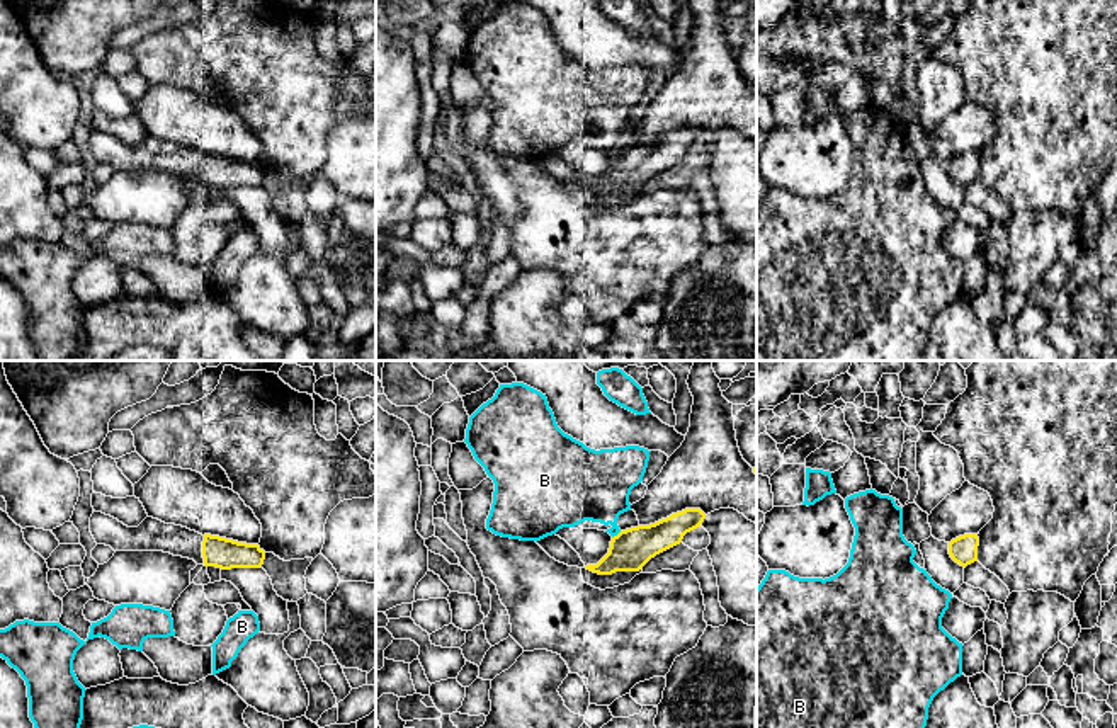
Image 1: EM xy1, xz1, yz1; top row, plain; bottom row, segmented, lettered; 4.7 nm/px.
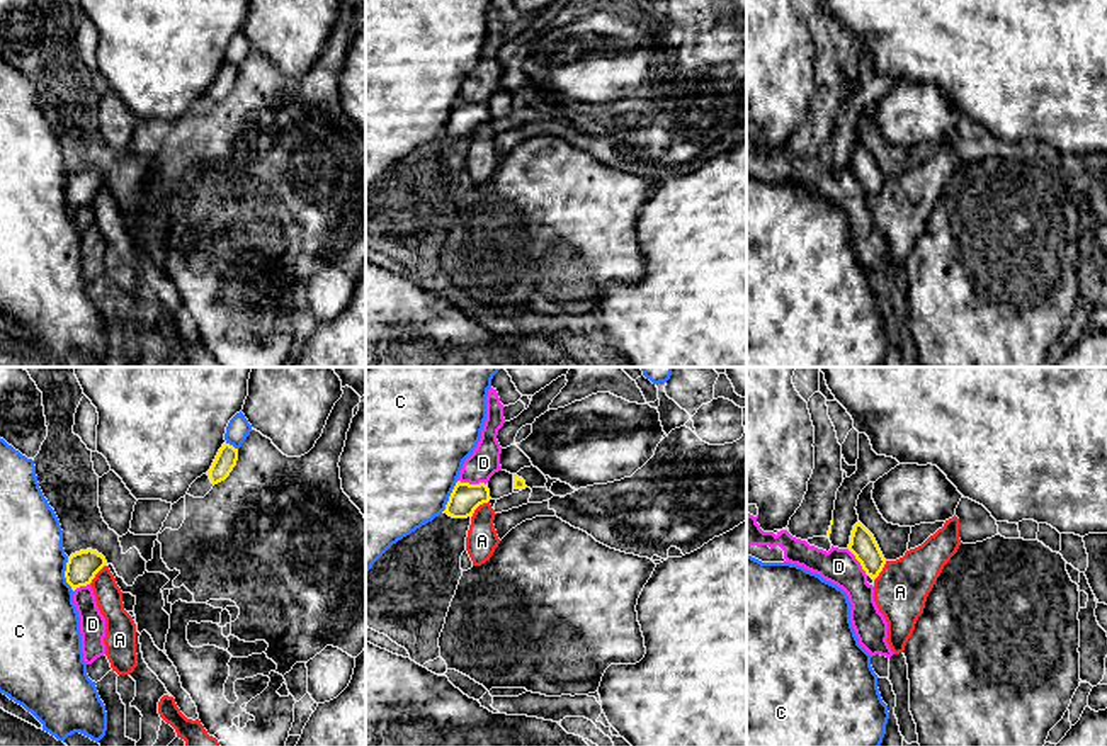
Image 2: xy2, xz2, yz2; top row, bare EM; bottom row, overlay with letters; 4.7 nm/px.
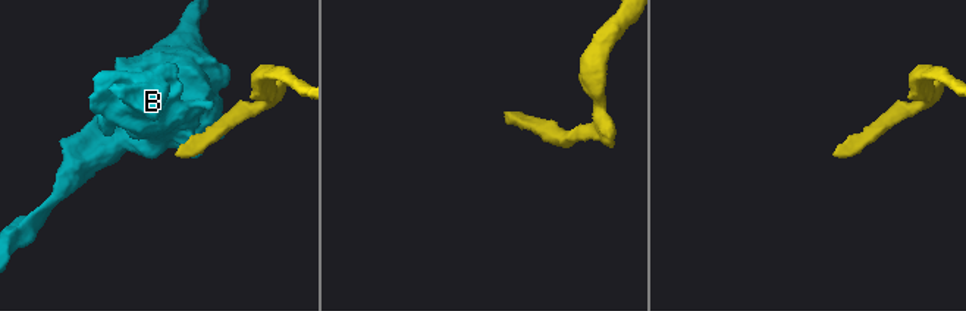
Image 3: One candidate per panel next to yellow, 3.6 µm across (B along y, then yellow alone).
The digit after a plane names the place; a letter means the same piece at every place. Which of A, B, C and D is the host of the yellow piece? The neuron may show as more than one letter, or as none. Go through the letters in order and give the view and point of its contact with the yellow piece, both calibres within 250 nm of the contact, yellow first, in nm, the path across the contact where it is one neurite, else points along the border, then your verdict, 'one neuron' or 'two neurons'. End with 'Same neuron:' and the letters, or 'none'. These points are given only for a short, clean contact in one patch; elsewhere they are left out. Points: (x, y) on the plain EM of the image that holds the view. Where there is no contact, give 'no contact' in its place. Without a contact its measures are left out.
A: contact xz2 (478, 124); calibres 140 and 150 nm; border xz2 (488, 119), (471, 136); two neurons
B: contact xz1 (618, 153); calibres 190 and 320 nm; border xz1 (621, 150), (612, 157); two neurons
C: contact xy2 (65, 194); calibres 150 and 360 nm; two neurons
D: contact xz2 (471, 104); calibres 140 and 150 nm; two neurons
Same neuron: none

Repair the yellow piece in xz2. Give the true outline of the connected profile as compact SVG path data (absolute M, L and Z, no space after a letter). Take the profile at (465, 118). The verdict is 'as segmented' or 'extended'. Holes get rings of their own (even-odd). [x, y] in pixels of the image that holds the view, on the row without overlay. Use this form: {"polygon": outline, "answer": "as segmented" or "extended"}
{"polygon": "M457 100L449 116L444 133L452 138L468 138L473 136L474 129L480 124L488 122L490 119L488 104L469 104Z", "answer": "as segmented"}

